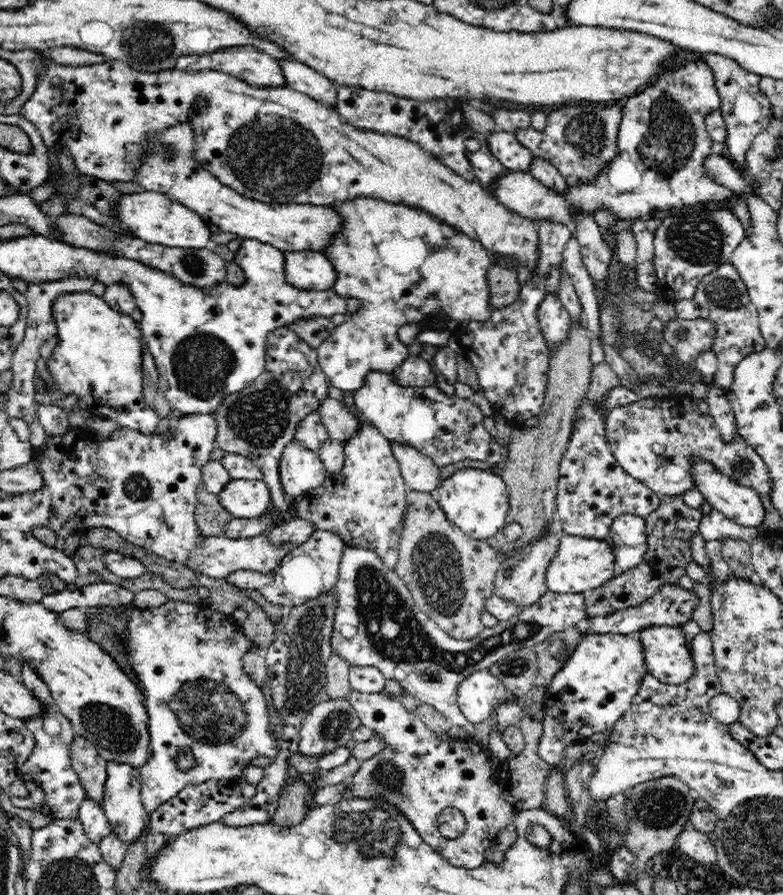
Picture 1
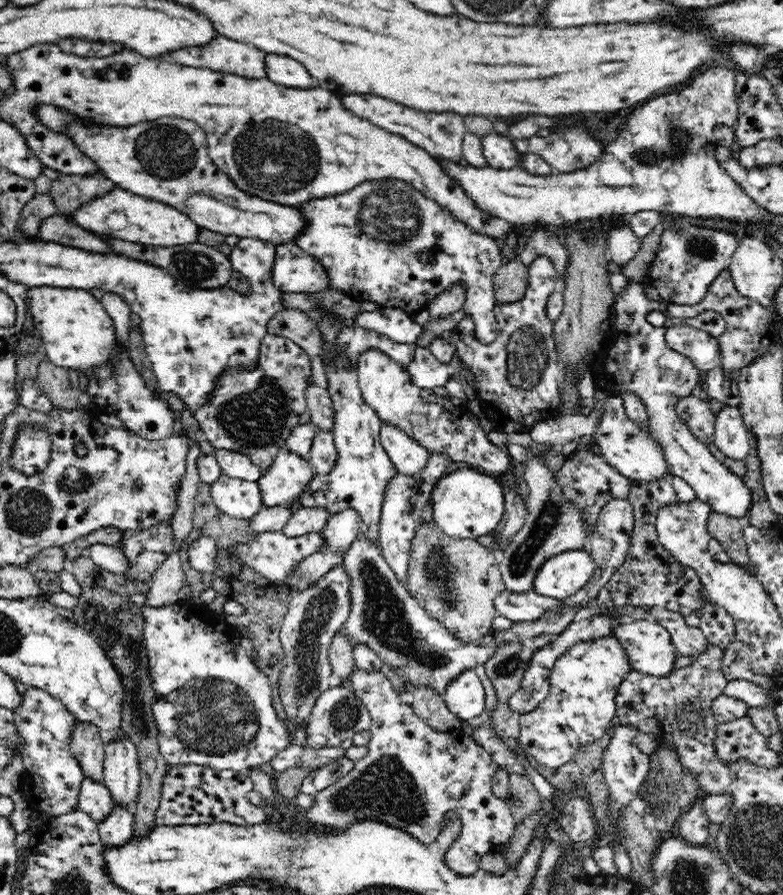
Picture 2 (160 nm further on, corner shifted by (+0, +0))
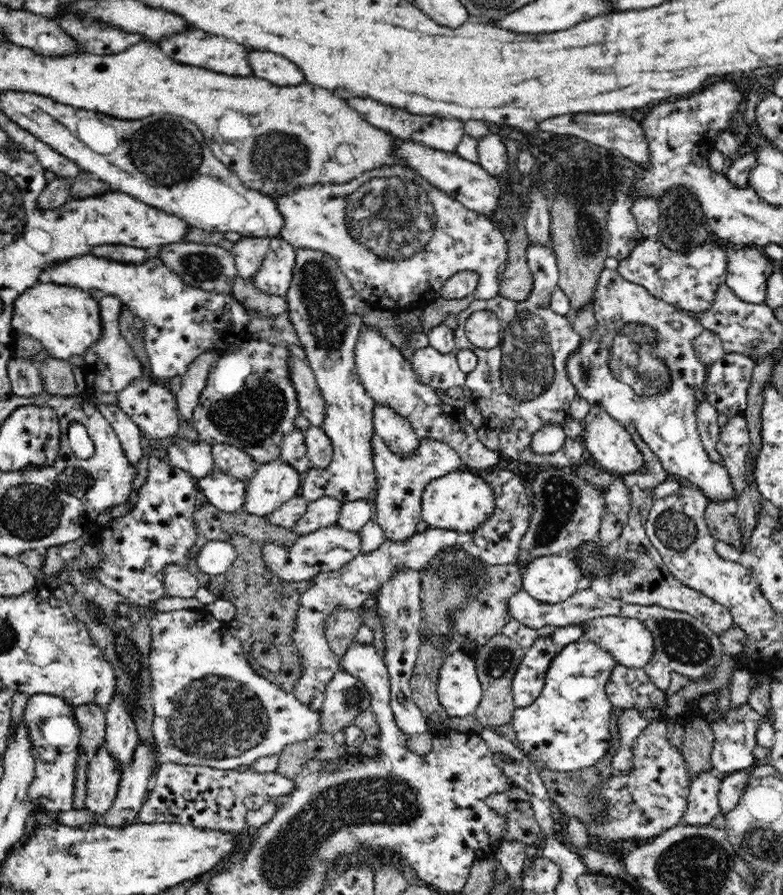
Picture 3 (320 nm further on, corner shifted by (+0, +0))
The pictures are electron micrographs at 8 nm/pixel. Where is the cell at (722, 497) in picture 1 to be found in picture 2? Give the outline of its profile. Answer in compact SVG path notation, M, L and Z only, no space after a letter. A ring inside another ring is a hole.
M628 282L624 292L616 296L612 309L614 316L607 321L612 324L612 328L608 329L608 346L602 353L597 352L591 361L596 374L596 385L612 397L618 397L622 392L632 392L638 396L646 407L651 434L663 445L671 478L680 476L686 480L695 490L697 498L711 506L712 512L744 521L751 508L751 490L738 475L724 466L703 442L696 439L675 410L680 398L692 395L692 390L702 385L703 373L687 356L671 350L665 340L666 330L675 323L687 324L718 339L725 332L725 322L720 314L713 311L702 312L686 321L677 321L669 314L667 306L663 301L650 300L644 284ZM652 311L660 311L666 316L667 320L661 328L647 322L647 316Z

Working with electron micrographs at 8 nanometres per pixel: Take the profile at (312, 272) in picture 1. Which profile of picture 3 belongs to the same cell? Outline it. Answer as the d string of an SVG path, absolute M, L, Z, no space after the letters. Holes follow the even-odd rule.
M280 236L270 240L260 270L252 279L256 289L268 295L285 297L294 274L295 248Z

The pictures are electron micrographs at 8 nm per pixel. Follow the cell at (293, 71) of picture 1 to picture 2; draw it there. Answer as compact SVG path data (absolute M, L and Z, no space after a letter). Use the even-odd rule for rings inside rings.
M268 54L266 74L266 77L272 82L288 88L313 89L319 86L300 62L292 60L288 56L284 58L280 54Z

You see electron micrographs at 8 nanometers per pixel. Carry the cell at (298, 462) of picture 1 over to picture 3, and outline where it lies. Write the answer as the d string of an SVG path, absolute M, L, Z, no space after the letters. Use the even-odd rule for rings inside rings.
M283 459L261 463L251 479L247 479L247 492L243 510L254 516L267 517L287 500L300 494L300 485L303 474L295 469L291 463Z

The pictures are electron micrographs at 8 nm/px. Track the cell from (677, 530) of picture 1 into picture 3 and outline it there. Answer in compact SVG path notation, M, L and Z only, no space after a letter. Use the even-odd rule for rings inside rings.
M629 428L628 431L643 454L644 466L640 472L622 476L624 484L628 486L632 504L626 526L618 538L619 550L615 558L617 568L609 572L608 584L611 588L611 596L628 604L658 605L670 610L685 612L699 618L704 624L709 625L709 629L714 634L720 636L722 632L726 632L736 625L730 611L697 589L684 586L684 583L680 582L671 573L671 570L668 570L667 563L664 562L647 537L645 522L654 502L651 497L652 490L667 480L668 473L654 451L643 441L641 434L638 434L634 428Z

